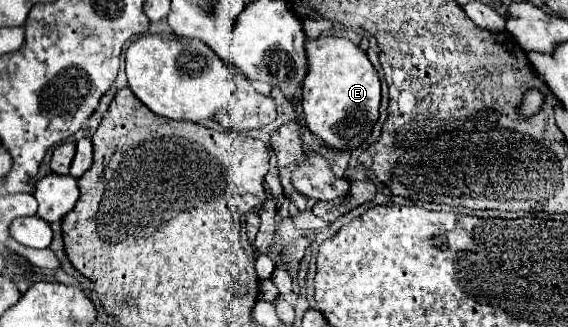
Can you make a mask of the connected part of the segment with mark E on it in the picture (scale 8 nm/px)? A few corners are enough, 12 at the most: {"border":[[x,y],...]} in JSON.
{"border":[[347,38],[307,42],[303,116],[357,150],[379,118],[379,74]]}

